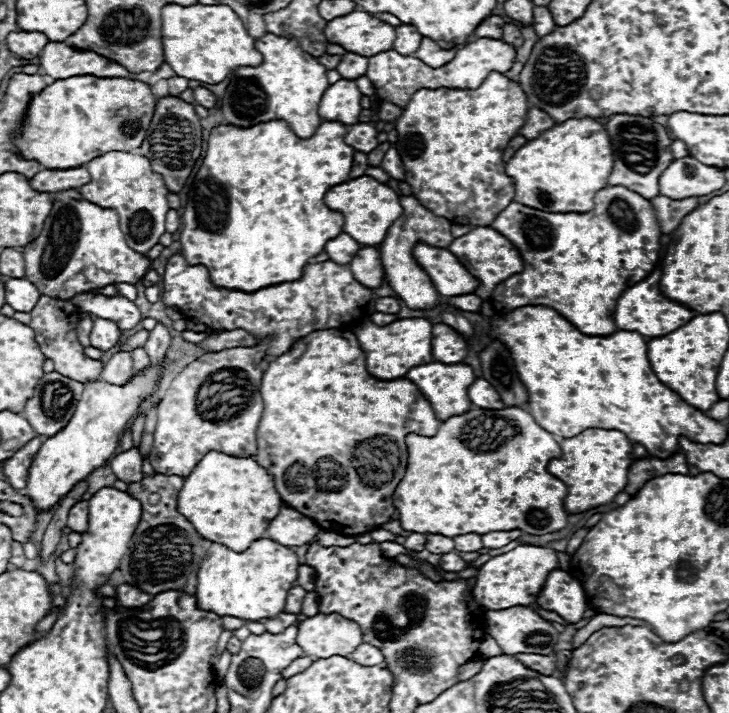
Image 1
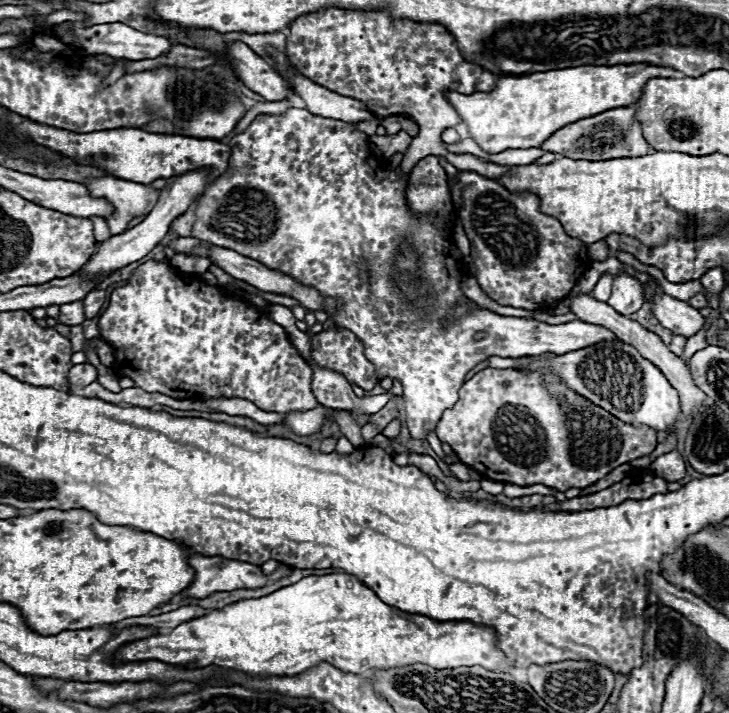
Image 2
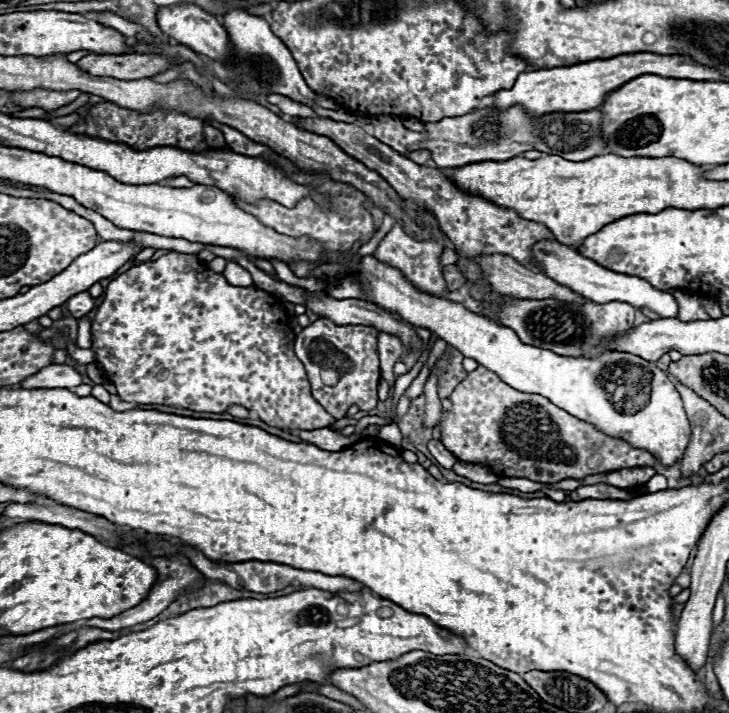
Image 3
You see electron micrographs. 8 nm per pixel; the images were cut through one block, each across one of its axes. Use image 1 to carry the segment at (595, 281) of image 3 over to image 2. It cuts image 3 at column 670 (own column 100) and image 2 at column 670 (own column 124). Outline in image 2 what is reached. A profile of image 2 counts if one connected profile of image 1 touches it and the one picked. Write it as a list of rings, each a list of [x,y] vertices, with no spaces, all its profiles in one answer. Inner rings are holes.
[[[654,294],[650,300],[652,304],[652,314],[660,320],[660,324],[674,334],[682,334],[686,338],[694,336],[698,330],[704,328],[706,318],[700,314],[700,310],[692,308],[690,304],[670,298],[666,294]]]

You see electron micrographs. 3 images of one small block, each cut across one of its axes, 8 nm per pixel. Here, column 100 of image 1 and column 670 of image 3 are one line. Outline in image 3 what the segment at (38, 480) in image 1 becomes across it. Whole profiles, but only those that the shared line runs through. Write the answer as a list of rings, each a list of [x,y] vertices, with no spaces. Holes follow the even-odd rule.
[[[352,256],[348,266],[352,268],[354,278],[362,282],[368,302],[400,314],[414,326],[424,326],[436,332],[466,358],[474,358],[478,364],[498,374],[508,386],[520,392],[546,396],[568,414],[596,424],[604,434],[628,440],[632,446],[652,452],[664,466],[682,460],[688,446],[690,424],[672,380],[668,380],[654,362],[616,350],[602,352],[596,358],[558,356],[546,348],[520,342],[514,330],[498,326],[486,316],[466,310],[462,304],[418,292],[398,268],[380,264],[374,256],[364,256],[360,262]]]

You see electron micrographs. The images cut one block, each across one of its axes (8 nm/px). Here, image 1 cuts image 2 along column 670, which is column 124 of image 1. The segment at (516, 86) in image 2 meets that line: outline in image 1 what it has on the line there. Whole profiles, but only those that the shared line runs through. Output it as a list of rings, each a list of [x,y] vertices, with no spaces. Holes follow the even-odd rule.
[[[48,42],[40,52],[40,72],[52,76],[54,80],[64,80],[70,76],[98,76],[98,78],[132,78],[134,74],[120,64],[90,52],[68,46],[66,42]]]

